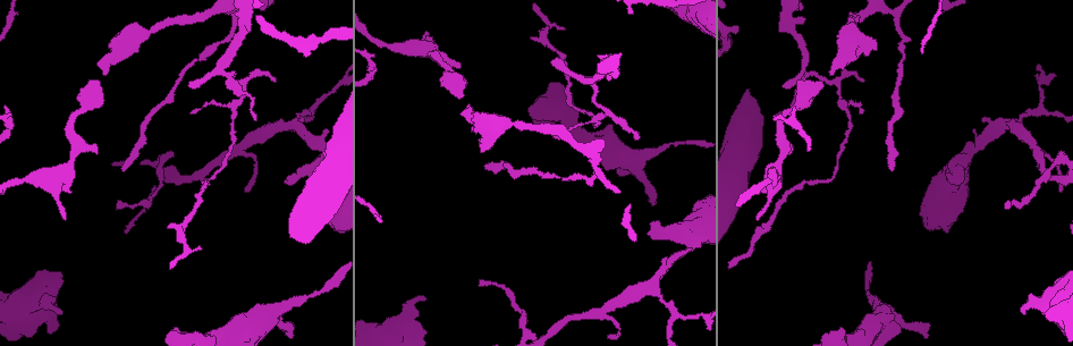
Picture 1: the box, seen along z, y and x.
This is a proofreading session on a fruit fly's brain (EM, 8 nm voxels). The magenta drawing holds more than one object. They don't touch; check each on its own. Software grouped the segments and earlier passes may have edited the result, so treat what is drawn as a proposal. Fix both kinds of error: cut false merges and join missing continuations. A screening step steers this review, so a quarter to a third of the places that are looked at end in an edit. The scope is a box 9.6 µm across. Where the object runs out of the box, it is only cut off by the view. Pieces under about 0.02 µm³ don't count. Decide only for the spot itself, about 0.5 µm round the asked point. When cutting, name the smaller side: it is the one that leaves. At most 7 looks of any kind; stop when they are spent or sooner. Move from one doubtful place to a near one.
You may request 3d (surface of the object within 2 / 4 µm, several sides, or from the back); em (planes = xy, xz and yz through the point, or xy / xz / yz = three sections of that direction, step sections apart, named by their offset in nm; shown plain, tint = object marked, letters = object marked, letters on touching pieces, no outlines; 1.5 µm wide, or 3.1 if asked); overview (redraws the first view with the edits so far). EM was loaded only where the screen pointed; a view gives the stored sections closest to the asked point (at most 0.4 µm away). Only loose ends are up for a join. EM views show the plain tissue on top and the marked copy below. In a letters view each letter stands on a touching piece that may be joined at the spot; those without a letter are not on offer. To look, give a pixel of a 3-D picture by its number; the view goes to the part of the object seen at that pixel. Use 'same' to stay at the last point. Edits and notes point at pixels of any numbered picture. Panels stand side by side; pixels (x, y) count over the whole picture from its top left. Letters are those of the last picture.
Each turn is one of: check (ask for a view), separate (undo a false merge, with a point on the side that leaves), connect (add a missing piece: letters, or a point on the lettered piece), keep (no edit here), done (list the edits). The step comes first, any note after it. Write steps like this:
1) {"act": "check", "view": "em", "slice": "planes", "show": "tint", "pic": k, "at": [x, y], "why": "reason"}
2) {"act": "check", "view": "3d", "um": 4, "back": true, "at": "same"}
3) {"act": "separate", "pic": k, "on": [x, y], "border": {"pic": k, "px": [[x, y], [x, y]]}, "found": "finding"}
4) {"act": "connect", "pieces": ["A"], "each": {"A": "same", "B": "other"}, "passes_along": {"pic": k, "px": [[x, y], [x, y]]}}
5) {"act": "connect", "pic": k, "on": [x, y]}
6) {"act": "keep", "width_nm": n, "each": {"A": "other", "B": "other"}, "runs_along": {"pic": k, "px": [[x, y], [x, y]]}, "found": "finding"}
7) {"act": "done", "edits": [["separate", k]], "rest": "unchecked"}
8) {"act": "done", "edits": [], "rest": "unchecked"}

{"act": "check", "view": "3d", "um": 4, "pic": 1, "at": [446, 65], "why": "sudden change in width"}

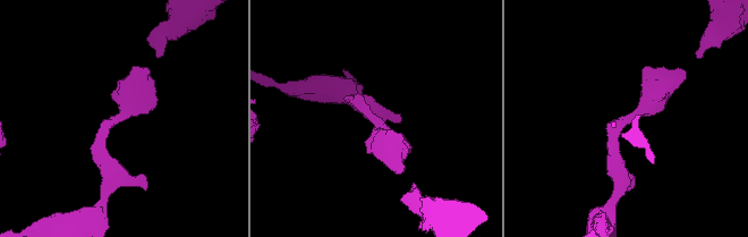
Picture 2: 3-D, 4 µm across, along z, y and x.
{"act": "check", "view": "em", "slice": "yz", "step": 8, "show": "tint", "pic": 2, "at": [635, 114], "arm_widths_nm": [190, 380]}

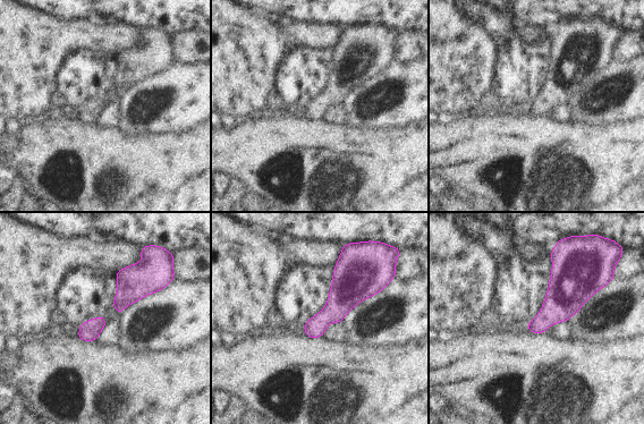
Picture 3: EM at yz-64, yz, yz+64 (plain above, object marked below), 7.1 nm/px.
{"act": "check", "view": "em", "slice": "yz", "step": 8, "show": "letters", "at": "same"}

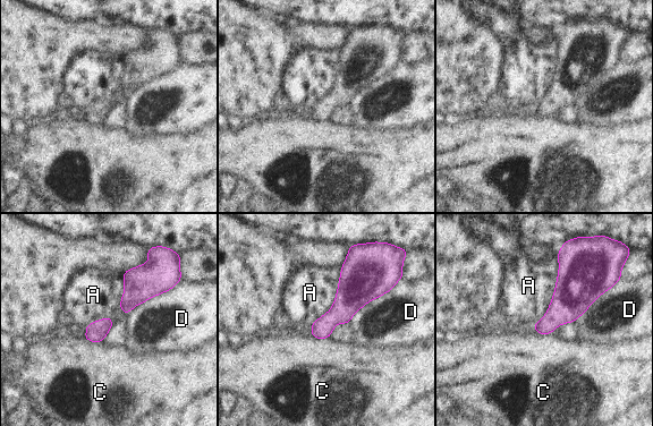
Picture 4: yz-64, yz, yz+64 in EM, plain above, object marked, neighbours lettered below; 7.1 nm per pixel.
{"act": "keep", "each": {"A": "other", "C": "other", "D": "other"}, "border": {"pic": 4, "px": [[558, 256], [552, 300], [533, 324]]}, "found": "one neuron here"}

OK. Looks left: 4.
{"act": "check", "view": "em", "slice": "planes", "show": "letters", "pic": 1, "at": [639, 139], "why": "tapers out"}

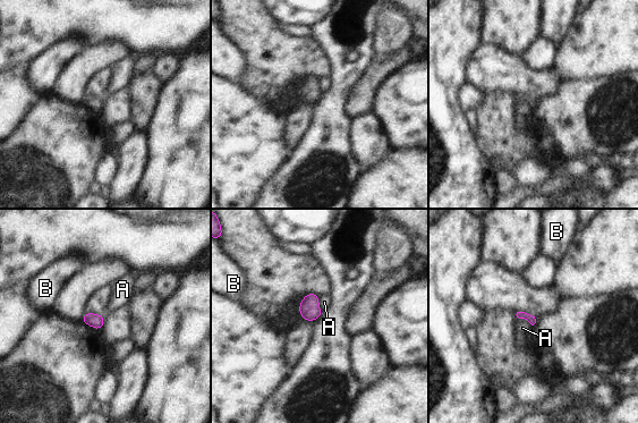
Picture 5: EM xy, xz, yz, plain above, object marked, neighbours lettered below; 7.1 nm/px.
{"act": "keep", "each": {"A": "other", "B": "other"}, "border": {"pic": 5, "px": [[516, 318], [525, 318], [533, 328]]}, "found": "no lettered piece goes on from it"}

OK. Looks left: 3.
{"act": "check", "view": "em", "slice": "yz", "step": 4, "show": "letters", "pic": 1, "at": [926, 335], "why": "branch stops here"}

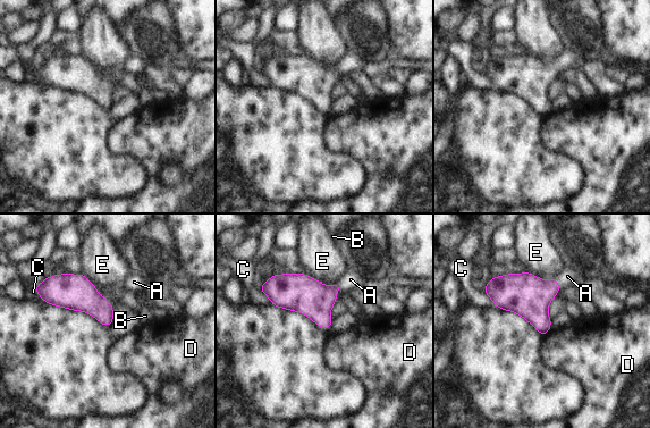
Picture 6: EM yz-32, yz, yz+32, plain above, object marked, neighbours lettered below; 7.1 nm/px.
{"act": "check", "view": "em", "slice": "planes", "show": "letters", "at": "same"}

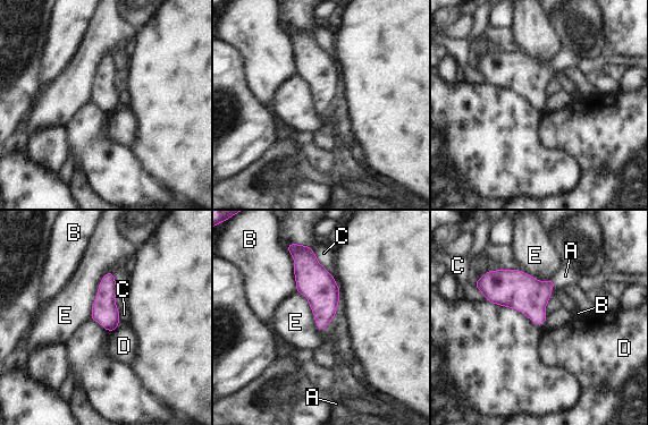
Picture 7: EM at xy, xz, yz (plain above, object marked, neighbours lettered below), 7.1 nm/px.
{"act": "connect", "pieces": ["A"], "each": {"A": "same", "B": "other", "C": "other", "D": "other", "E": "other"}, "passes_along": {"pic": 7, "px": [[519, 290], [553, 286], [565, 275]]}, "found": "the neuron continues"}

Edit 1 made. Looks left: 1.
{"act": "done", "edits": [["connect", 7]], "rest": "unchecked"}

